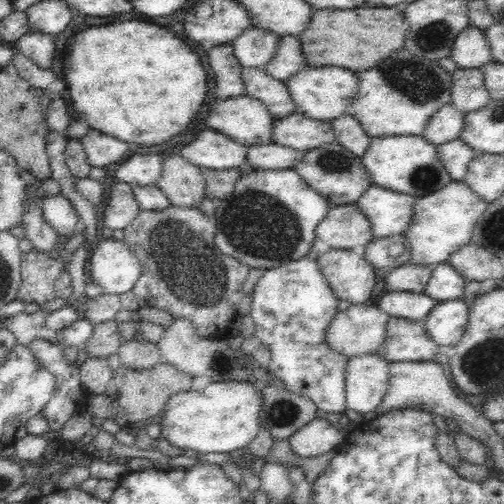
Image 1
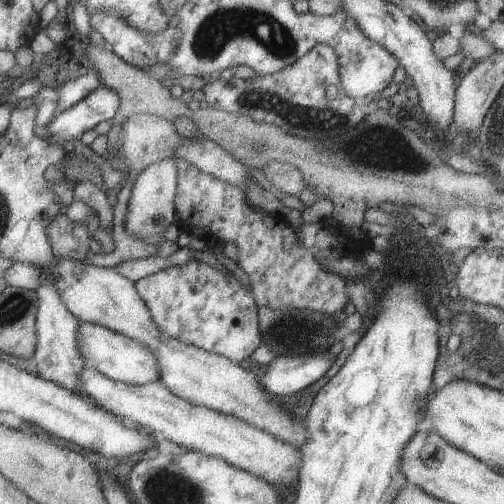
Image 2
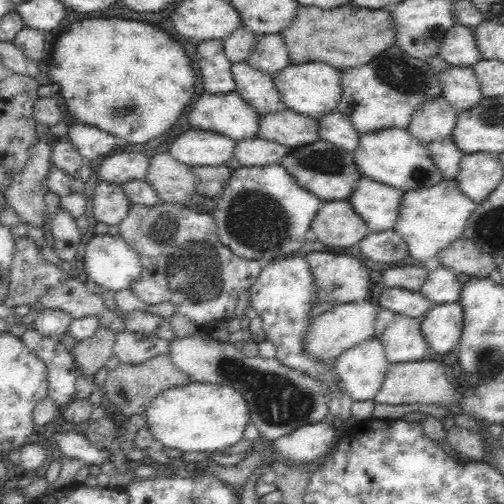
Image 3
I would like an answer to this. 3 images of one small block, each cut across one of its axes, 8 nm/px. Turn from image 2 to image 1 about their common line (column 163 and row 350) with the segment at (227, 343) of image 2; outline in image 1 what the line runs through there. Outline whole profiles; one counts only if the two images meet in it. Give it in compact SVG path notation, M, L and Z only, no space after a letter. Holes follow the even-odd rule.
M302 258L296 262L288 262L278 268L270 268L262 274L260 282L254 288L252 294L252 312L250 316L256 322L256 338L260 340L262 346L268 346L272 358L268 364L268 372L278 378L284 388L292 394L306 396L314 402L318 410L324 410L328 414L344 414L348 412L346 406L346 366L348 358L342 356L340 352L332 350L332 346L326 342L328 330L338 314L338 302L340 298L334 296L334 290L326 282L318 260L312 258Z

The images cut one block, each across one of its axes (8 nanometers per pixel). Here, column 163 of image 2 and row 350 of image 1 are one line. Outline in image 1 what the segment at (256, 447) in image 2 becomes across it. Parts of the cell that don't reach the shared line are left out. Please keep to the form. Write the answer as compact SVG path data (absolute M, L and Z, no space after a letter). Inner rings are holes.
M410 318L388 320L384 348L388 362L432 362L440 352L440 346L434 344L426 332L426 322L414 322Z

